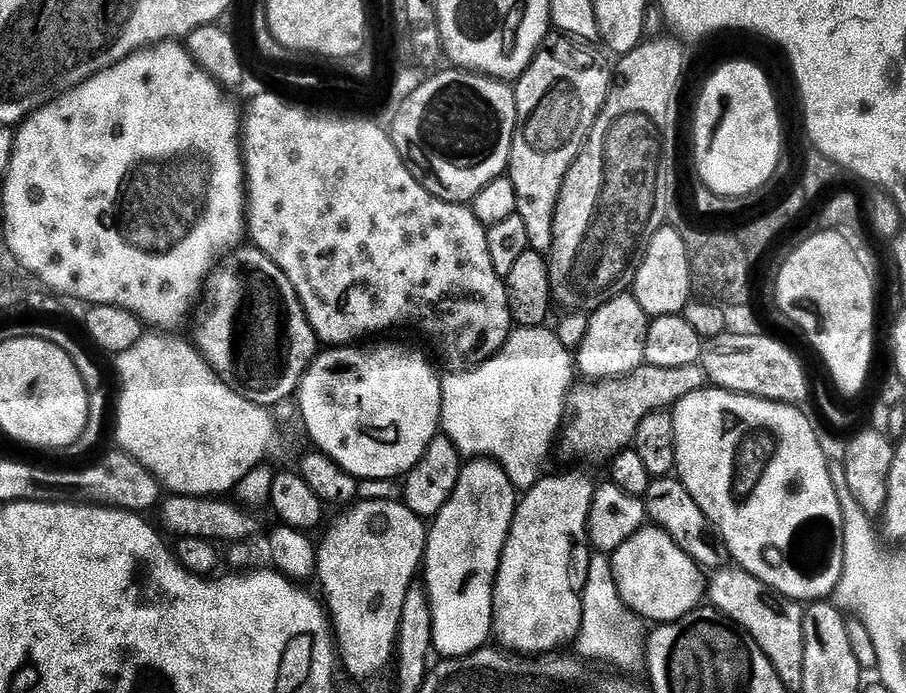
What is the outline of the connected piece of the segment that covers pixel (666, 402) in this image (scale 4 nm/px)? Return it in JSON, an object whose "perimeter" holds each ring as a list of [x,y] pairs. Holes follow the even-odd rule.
{"perimeter":[[[645,363],[627,376],[611,380],[590,380],[573,383],[568,393],[567,411],[570,415],[562,428],[564,452],[588,464],[611,462],[620,452],[635,445],[636,435],[647,416],[675,409],[676,403],[699,388],[705,387],[706,377],[699,363],[690,366],[654,366]],[[584,383],[584,384],[580,384]]]}

